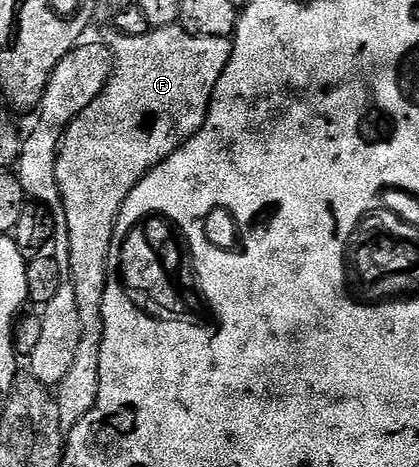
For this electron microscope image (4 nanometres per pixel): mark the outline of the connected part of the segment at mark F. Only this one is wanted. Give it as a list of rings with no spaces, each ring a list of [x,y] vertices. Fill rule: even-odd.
[[[178,24],[166,26],[160,30],[152,28],[148,34],[142,34],[141,36],[116,33],[114,37],[115,39],[110,39],[109,45],[111,55],[115,57],[115,71],[111,73],[111,78],[107,82],[107,87],[101,92],[101,96],[97,96],[97,100],[93,100],[93,104],[89,104],[89,108],[85,108],[85,112],[81,112],[69,124],[69,128],[63,134],[63,139],[59,145],[59,155],[57,156],[57,188],[61,192],[61,200],[63,201],[61,214],[62,217],[67,217],[67,258],[65,258],[65,264],[71,269],[70,278],[73,280],[73,292],[77,292],[77,312],[81,312],[81,344],[77,348],[77,360],[73,364],[73,368],[69,368],[69,376],[65,376],[65,380],[61,380],[61,384],[57,388],[61,424],[64,431],[67,432],[71,431],[94,408],[97,400],[99,381],[101,380],[99,365],[101,364],[101,344],[103,343],[103,301],[105,300],[105,286],[107,284],[107,265],[111,255],[115,225],[119,219],[121,208],[125,204],[129,192],[133,192],[133,188],[137,188],[137,184],[151,169],[165,161],[173,152],[177,152],[177,148],[184,146],[203,127],[209,112],[211,97],[217,88],[217,80],[221,80],[231,55],[231,38],[197,36],[189,33]]]

